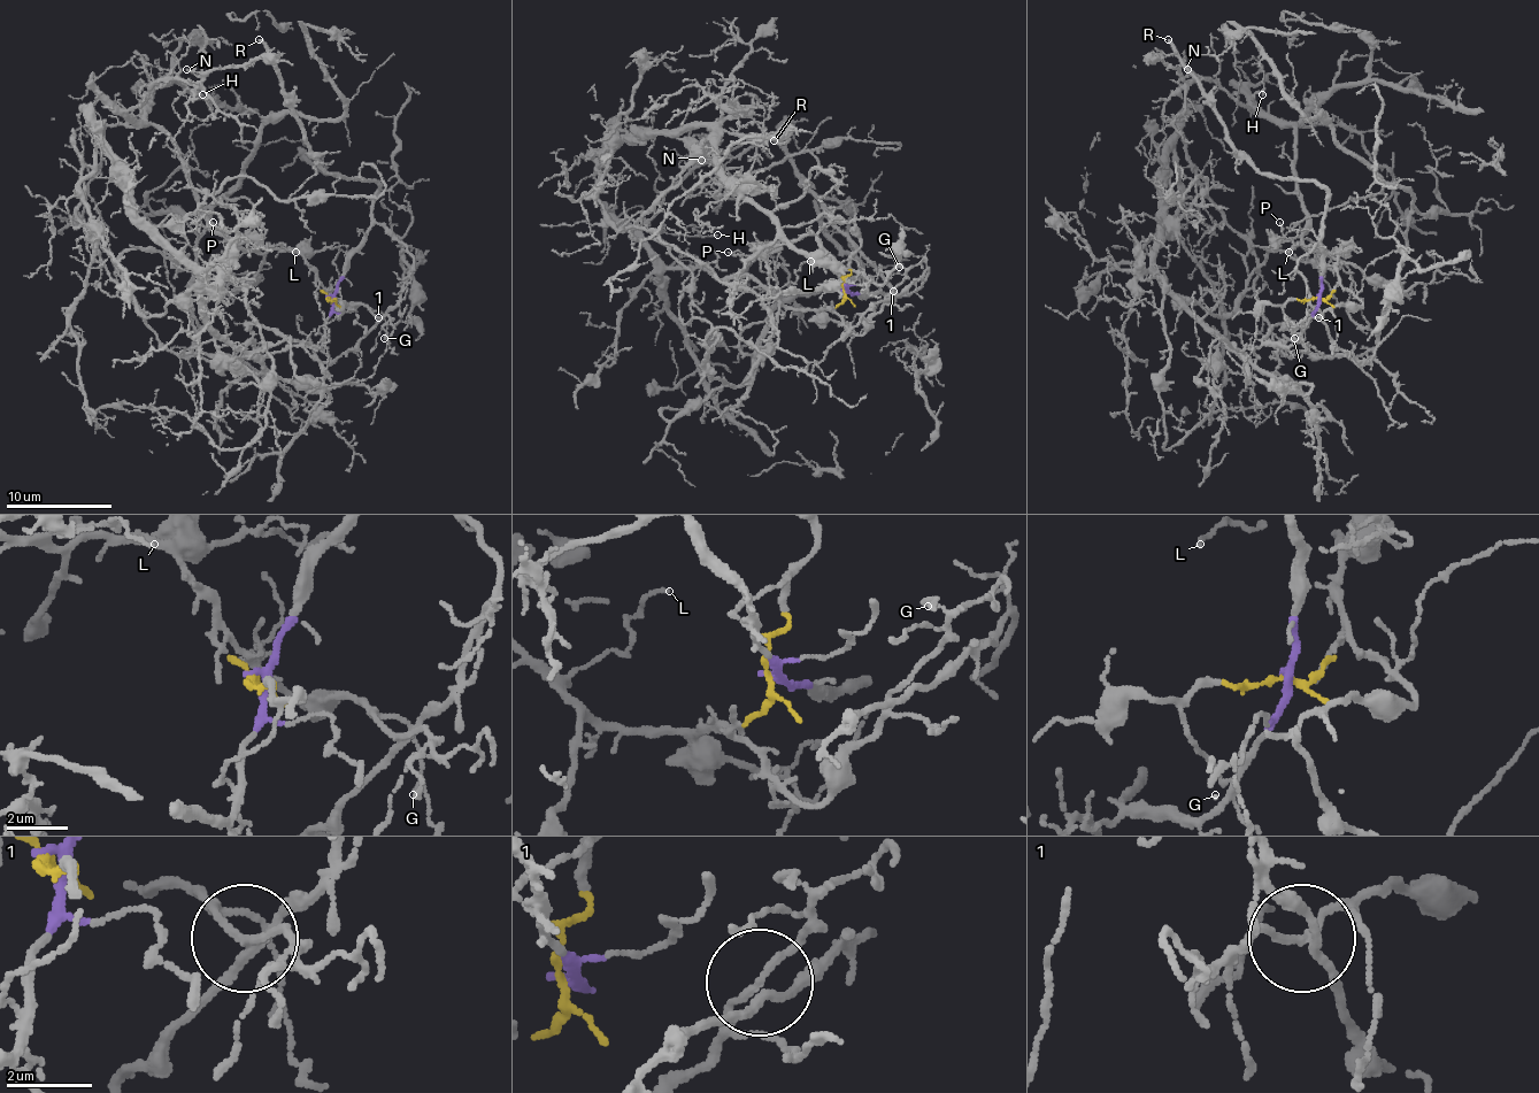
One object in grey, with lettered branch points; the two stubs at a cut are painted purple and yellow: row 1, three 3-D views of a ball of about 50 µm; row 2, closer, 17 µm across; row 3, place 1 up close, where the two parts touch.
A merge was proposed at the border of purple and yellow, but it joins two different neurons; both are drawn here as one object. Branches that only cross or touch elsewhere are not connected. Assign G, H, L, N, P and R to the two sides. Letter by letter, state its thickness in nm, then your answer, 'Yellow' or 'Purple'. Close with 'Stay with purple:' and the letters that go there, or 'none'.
G: Thickness 130 nm. Yellow
H: Thickness 110 nm. Yellow
L: Thickness 110 nm. Yellow
N: Thickness 110 nm. Yellow
P: Thickness 150 nm. Yellow
R: Thickness 260 nm. Purple
Stay with purple: R

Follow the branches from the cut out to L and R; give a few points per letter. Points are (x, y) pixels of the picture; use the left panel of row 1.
L: (330, 295), (317, 283), (317, 272), (293, 251), (259, 251), (263, 246), (283, 243), (295, 251)
R: (330, 295), (344, 261), (370, 224), (378, 187), (332, 177), (320, 163), (283, 92), (279, 68), (259, 39)

